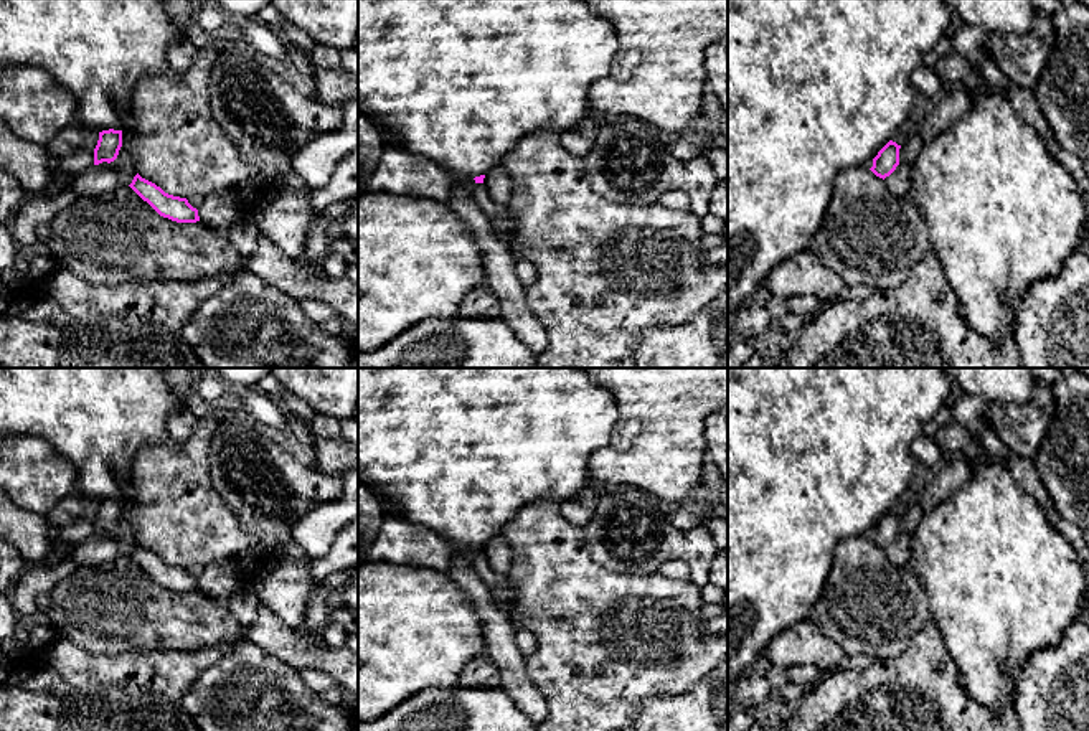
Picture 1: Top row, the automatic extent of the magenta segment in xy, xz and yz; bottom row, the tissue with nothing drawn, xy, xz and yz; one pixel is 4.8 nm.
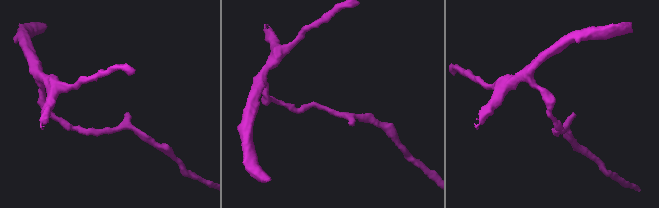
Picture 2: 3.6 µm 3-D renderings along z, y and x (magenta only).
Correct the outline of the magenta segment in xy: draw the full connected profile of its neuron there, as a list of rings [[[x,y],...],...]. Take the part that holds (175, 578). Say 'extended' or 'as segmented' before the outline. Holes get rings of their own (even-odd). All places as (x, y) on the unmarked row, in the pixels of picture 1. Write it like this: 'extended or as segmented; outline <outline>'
as segmented; outline [[[139,543],[129,556],[163,587],[177,592],[200,591],[198,579],[193,578],[186,568],[165,563],[160,556],[142,548]]]

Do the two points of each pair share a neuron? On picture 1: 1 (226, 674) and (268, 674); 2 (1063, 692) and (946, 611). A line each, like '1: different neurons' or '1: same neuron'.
1: same neuron
2: different neurons

